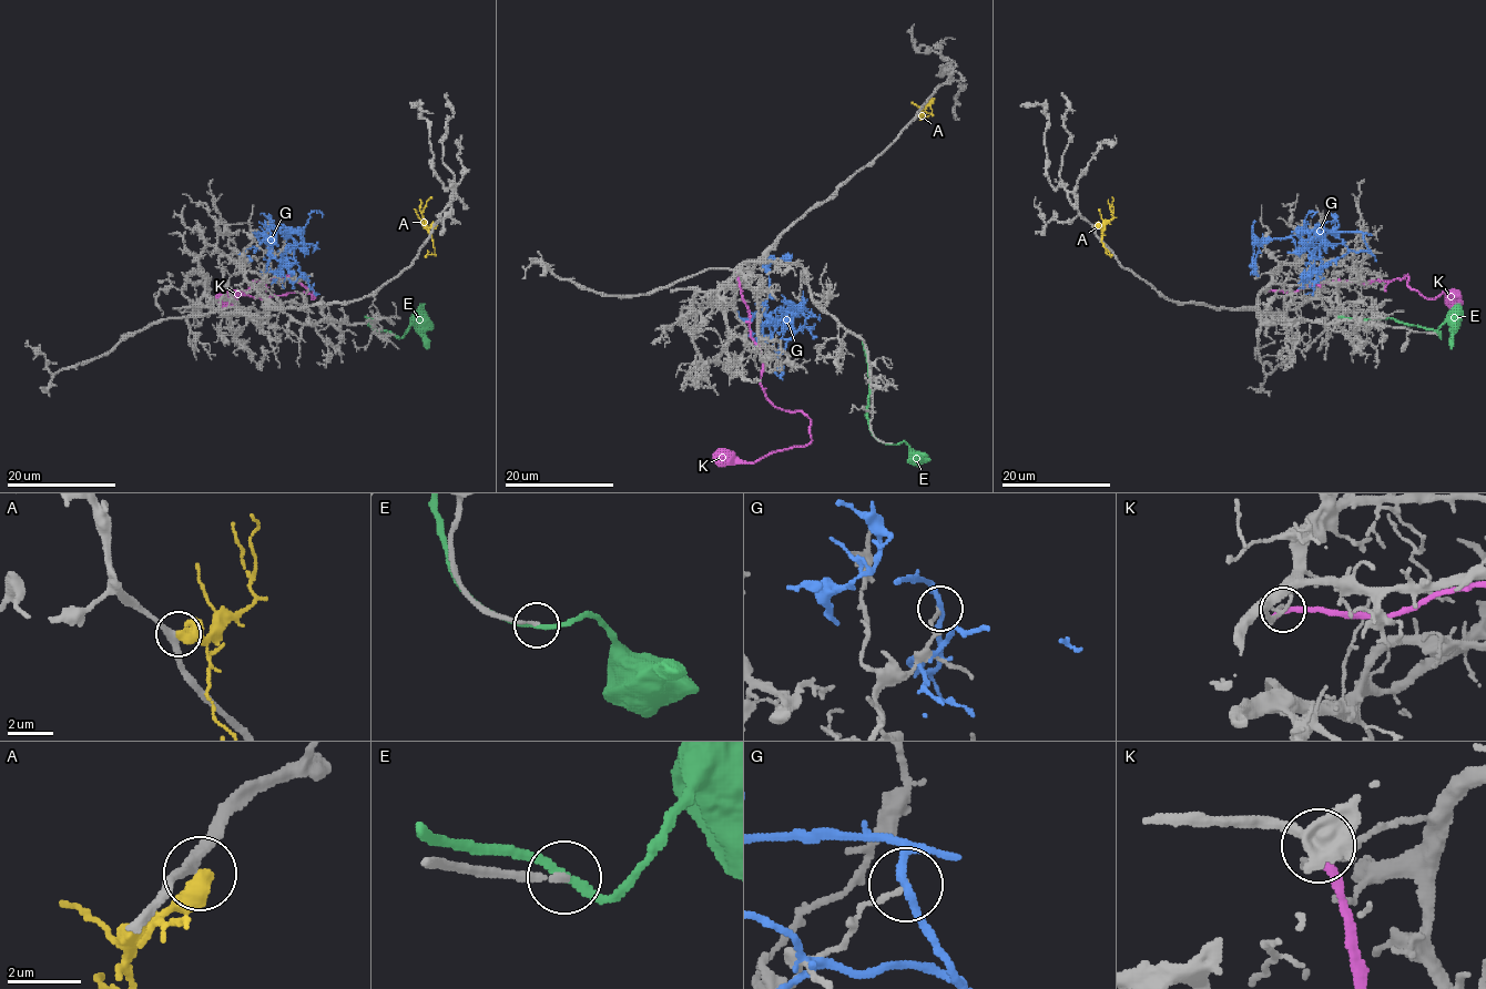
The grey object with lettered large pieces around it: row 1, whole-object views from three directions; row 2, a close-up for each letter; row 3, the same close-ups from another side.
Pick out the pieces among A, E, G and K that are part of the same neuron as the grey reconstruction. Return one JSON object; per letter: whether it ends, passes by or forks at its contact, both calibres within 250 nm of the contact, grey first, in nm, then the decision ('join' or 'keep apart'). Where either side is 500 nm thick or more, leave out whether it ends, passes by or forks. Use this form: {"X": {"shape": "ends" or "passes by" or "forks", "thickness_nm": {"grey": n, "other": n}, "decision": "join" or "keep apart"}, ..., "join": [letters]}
{"A": {"shape": "passes by", "thickness_nm": {"grey": 280, "other": 420}, "decision": "keep apart"}, "E": {"shape": "passes by", "thickness_nm": {"grey": 150, "other": 200}, "decision": "keep apart"}, "G": {"shape": "forks", "thickness_nm": {"grey": 130, "other": 170}, "decision": "keep apart"}, "K": {"shape": "ends", "thickness_nm": {"grey": 130, "other": 320}, "decision": "keep apart"}, "join": []}

